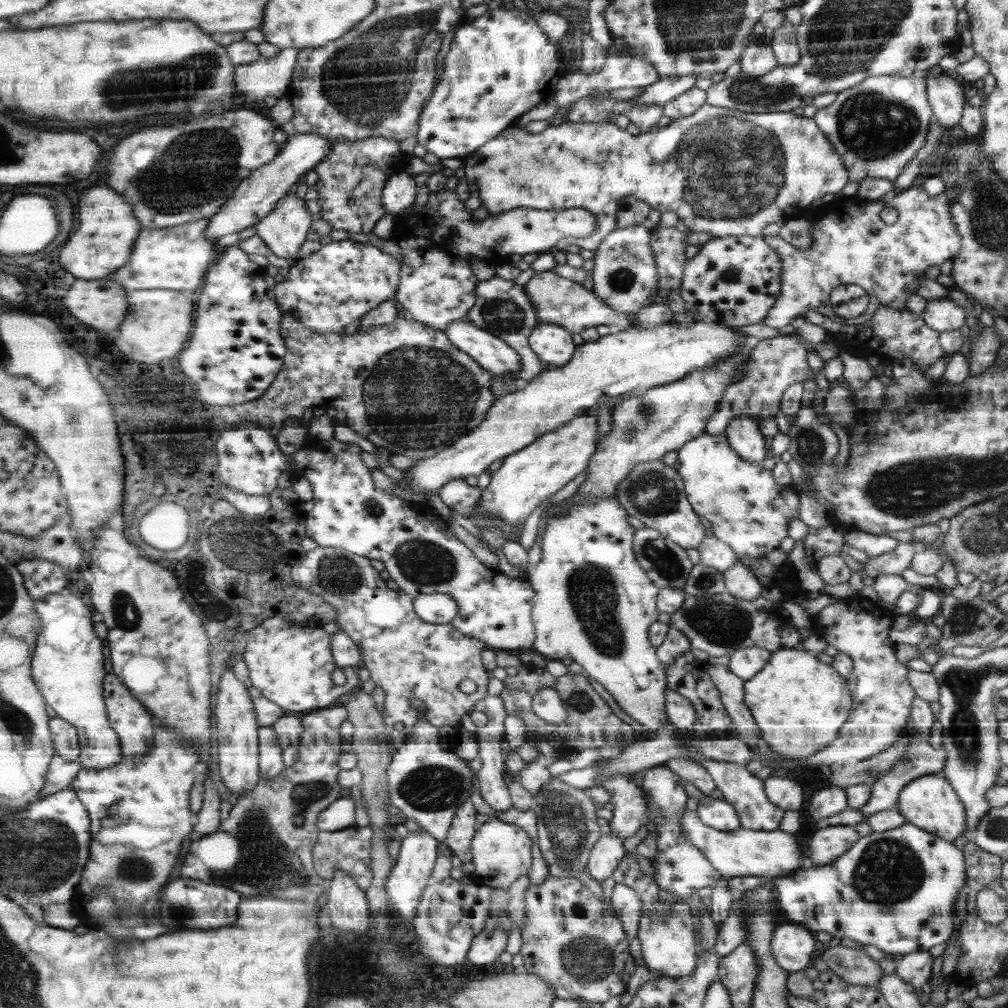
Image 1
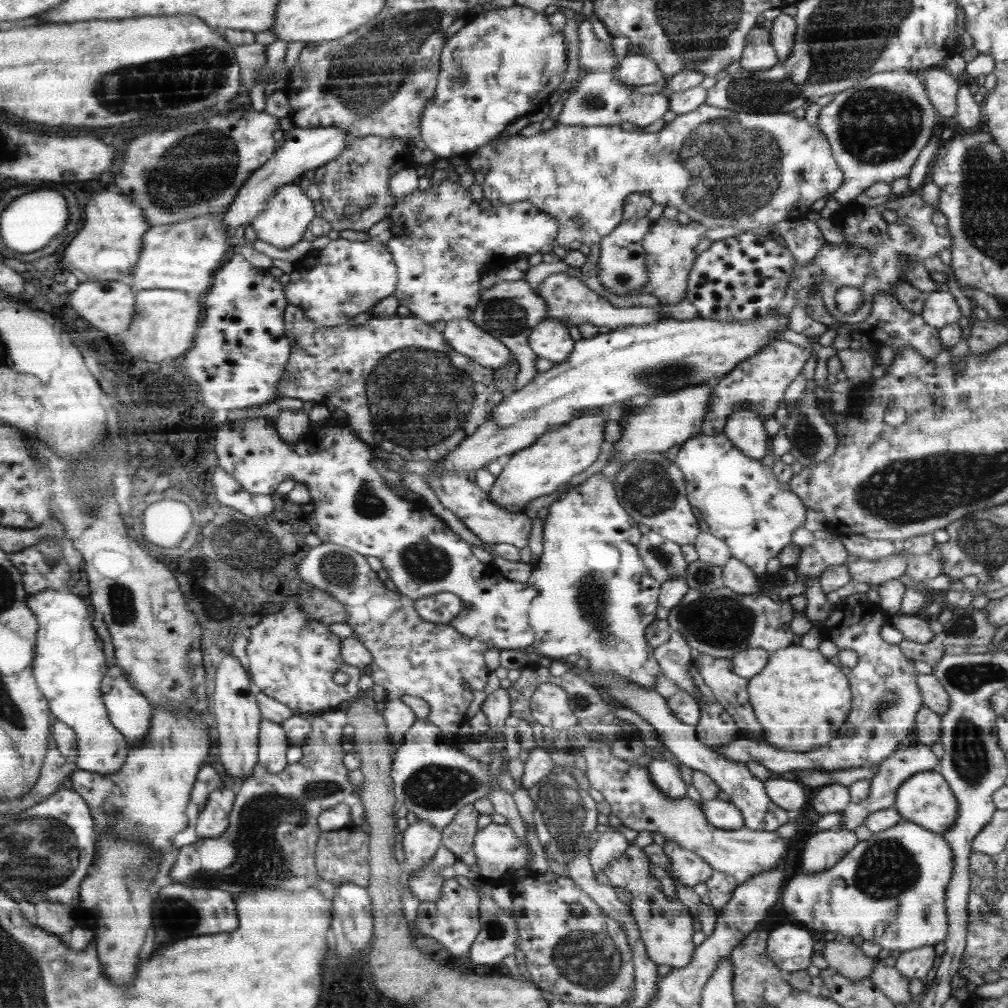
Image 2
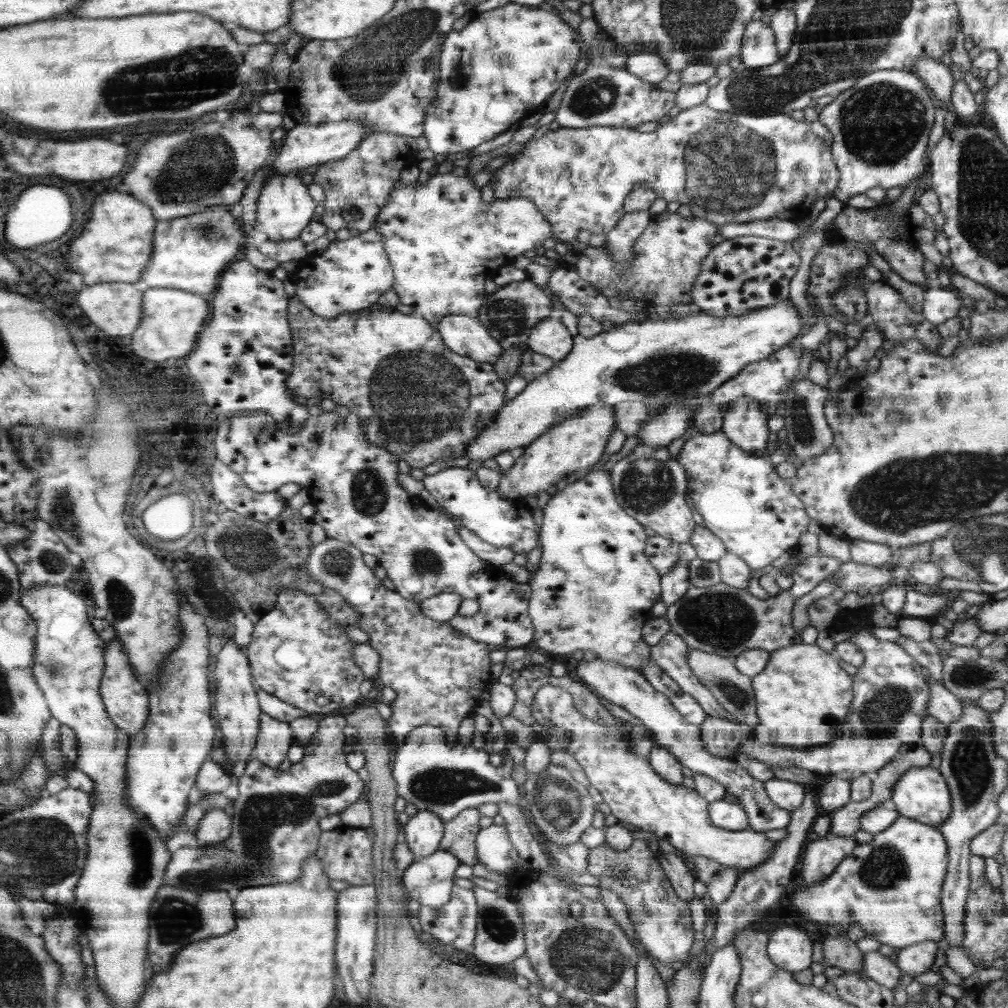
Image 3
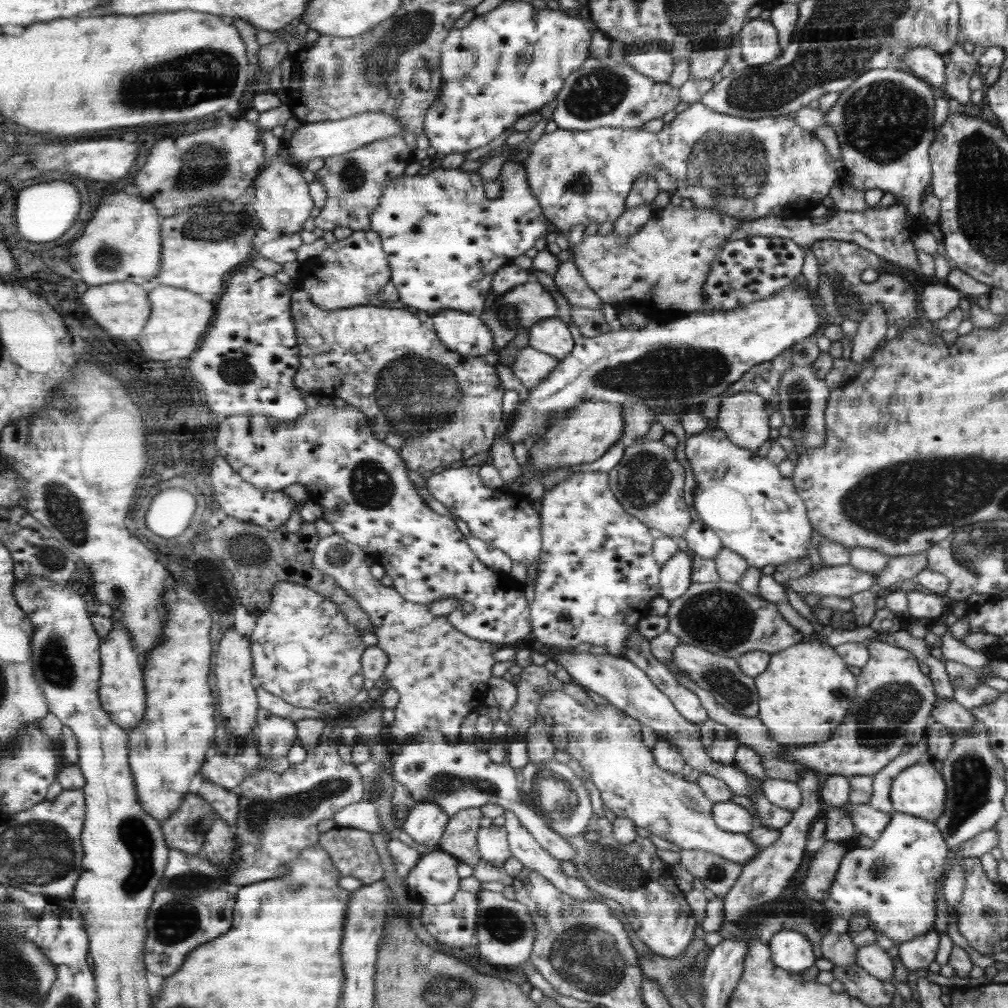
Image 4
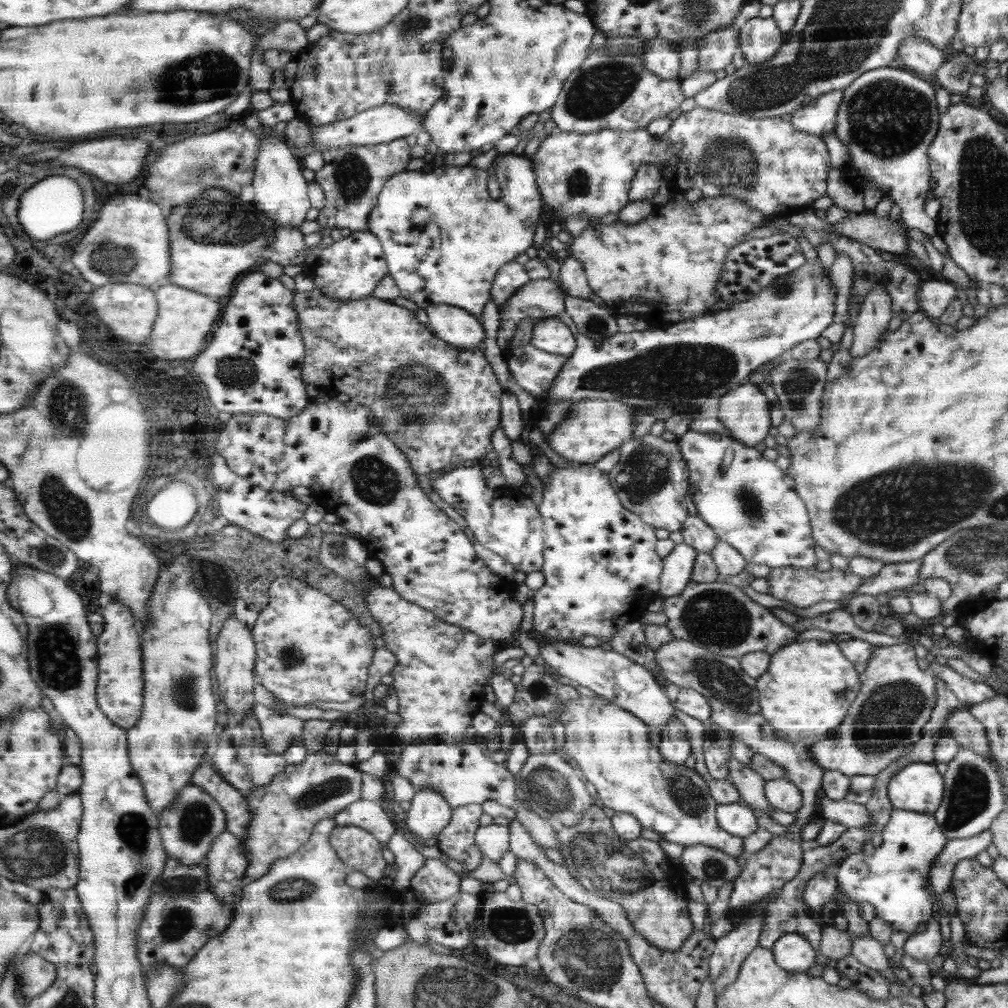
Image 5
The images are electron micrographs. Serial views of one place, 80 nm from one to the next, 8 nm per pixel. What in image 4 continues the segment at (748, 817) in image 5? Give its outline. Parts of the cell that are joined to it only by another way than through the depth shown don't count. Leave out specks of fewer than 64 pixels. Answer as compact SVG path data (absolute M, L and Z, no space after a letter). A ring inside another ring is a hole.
M732 800L715 803L712 813L715 822L722 830L749 833L756 826L756 818L750 811Z

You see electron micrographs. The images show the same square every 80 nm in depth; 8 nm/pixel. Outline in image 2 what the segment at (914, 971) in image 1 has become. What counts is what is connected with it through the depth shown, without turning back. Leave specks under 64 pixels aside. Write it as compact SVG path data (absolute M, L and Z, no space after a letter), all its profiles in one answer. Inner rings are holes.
M924 946L920 949L904 951L896 954L895 968L903 974L908 982L913 978L924 981L924 978L932 970L934 959L937 957L935 946Z

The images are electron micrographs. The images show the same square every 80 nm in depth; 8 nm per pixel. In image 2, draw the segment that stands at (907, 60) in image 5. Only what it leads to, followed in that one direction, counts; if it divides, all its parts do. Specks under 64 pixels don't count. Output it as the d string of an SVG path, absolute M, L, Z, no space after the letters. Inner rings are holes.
M932 67L919 73L924 77L931 102L939 111L942 123L945 123L957 113L960 84L944 67Z

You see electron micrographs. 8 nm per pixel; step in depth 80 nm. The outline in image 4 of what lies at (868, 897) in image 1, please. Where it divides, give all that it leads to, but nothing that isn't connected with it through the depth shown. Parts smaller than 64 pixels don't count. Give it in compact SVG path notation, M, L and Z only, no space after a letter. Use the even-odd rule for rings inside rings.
M895 811L888 826L871 848L854 845L844 855L836 871L832 888L828 892L828 898L820 902L825 907L824 918L831 921L841 917L850 921L860 916L868 917L873 923L870 929L886 935L894 943L909 942L927 934L932 930L936 920L938 883L946 868L949 853L947 841L937 823L928 822L927 819L918 818L916 815Z

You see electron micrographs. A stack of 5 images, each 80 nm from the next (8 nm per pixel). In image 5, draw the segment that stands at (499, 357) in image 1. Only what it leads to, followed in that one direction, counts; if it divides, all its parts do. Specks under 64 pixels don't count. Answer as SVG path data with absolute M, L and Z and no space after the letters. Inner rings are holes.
M429 304L424 308L429 318L429 328L438 335L444 342L451 343L458 348L483 348L484 327L480 318L473 315L470 311L464 310L458 306L448 304Z

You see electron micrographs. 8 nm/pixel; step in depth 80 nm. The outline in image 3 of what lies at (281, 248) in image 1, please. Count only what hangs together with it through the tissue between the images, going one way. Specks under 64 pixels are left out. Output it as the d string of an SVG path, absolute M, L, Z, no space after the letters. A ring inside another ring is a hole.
M300 173L271 174L266 176L263 187L256 202L256 223L251 230L264 232L267 240L282 242L294 240L301 235L302 230L310 224L314 216L316 202L306 190L306 184L302 184Z

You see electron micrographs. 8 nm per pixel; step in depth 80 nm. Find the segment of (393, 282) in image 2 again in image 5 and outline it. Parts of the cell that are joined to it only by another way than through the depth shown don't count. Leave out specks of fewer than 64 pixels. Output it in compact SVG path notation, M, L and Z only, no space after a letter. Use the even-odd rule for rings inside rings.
M351 231L342 240L322 249L317 271L312 273L315 289L328 298L336 300L358 300L371 296L379 282L389 274L382 242L371 231Z

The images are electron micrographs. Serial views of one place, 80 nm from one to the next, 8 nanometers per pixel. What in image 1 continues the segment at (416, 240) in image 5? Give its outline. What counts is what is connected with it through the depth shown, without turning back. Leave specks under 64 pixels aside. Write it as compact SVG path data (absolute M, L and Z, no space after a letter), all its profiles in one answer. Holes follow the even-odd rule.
M440 190L436 194L429 194L428 202L418 211L409 213L406 217L402 214L404 210L395 215L398 231L392 240L399 246L403 258L399 259L402 281L394 299L402 304L409 318L443 331L451 322L464 320L472 305L478 300L475 286L479 280L472 272L470 259L480 259L490 266L499 268L514 260L514 254L520 254L521 258L525 254L548 254L556 250L559 242L564 238L568 236L586 238L597 229L596 215L584 208L555 211L518 207L518 209L501 212L496 216L487 216L484 220L474 222L471 220L472 211L465 209L465 203L457 198L454 190Z

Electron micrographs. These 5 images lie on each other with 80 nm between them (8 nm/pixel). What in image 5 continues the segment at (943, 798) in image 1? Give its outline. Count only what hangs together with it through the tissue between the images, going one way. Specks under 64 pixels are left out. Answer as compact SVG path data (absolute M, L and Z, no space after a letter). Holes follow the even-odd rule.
M914 762L905 766L892 777L887 790L891 805L895 809L913 810L920 814L934 814L944 794L944 779L936 770L935 762Z

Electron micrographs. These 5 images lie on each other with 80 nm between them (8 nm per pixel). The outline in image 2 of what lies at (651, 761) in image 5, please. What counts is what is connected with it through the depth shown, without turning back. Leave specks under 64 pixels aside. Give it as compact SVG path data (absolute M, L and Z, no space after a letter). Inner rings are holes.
M551 683L542 684L531 696L531 715L544 728L570 728L579 723L563 688ZM593 740L590 744L586 745L585 749L582 749L582 752L576 752L575 754L582 753L586 757L586 764L587 769L585 771L586 778L589 780L588 787L595 788L599 790L604 795L604 800L608 802L611 806L611 814L620 818L620 822L622 822L623 826L626 828L631 828L632 830L637 830L639 833L642 830L650 830L650 832L660 832L666 839L670 839L671 841L677 842L681 847L685 849L695 851L696 854L699 854L704 861L709 863L714 870L719 870L720 872L726 872L728 874L734 875L736 877L736 881L738 883L742 883L748 879L748 877L752 877L753 874L760 874L766 872L767 870L775 869L781 862L785 860L788 854L788 840L783 839L778 835L776 831L768 832L763 830L752 830L747 826L744 826L739 829L734 830L724 830L720 827L712 826L710 822L707 821L707 817L702 809L702 802L701 803L694 803L690 798L687 796L683 796L683 798L671 798L671 796L667 796L667 794L663 794L662 789L654 783L654 779L651 778L650 771L648 767L640 766L639 764L632 764L632 762L626 762L626 760L620 760L612 756L610 754L610 748L608 747L608 742L600 743L597 740Z

